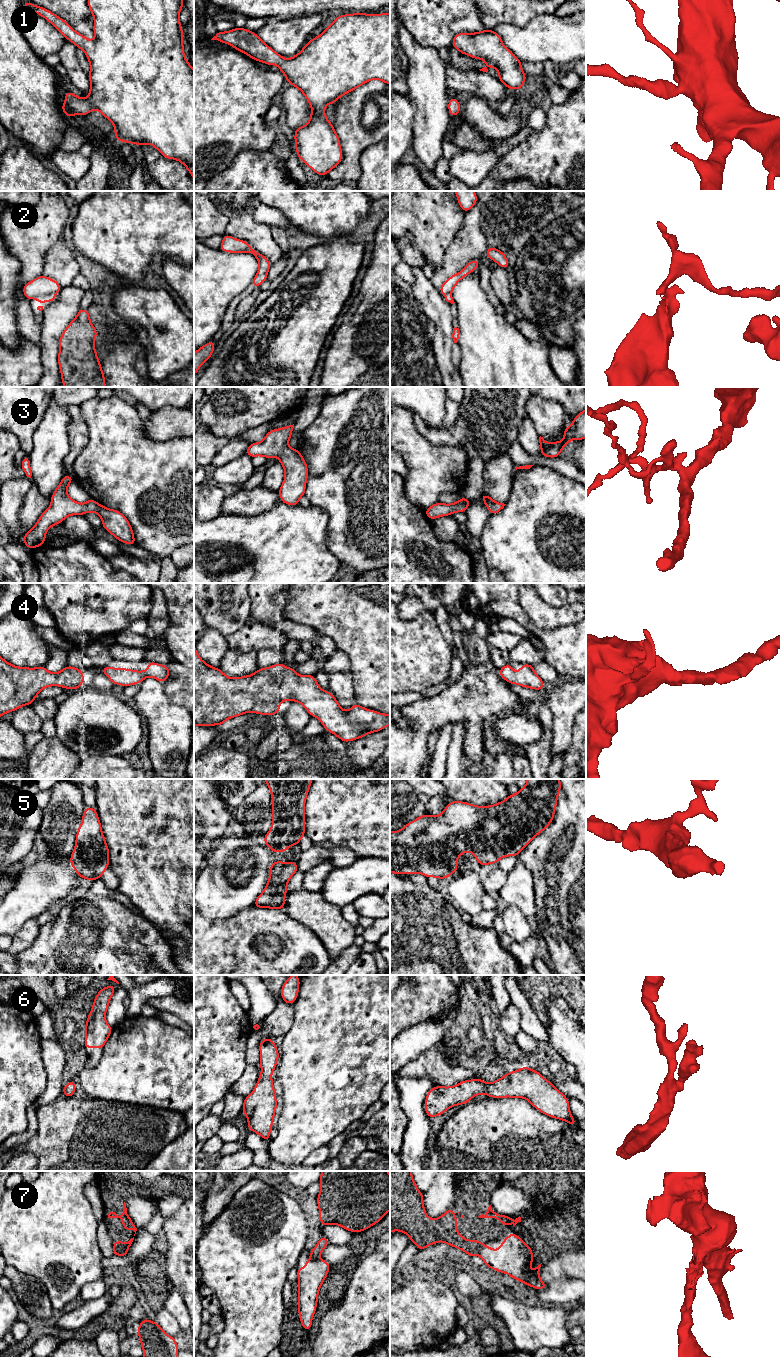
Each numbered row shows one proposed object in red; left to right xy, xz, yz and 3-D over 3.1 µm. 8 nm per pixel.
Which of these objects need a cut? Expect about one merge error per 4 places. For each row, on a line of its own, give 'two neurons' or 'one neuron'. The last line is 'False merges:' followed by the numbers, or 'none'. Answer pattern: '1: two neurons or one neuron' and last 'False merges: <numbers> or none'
1: one neuron
2: two neurons
3: one neuron
4: one neuron
5: one neuron
6: one neuron
7: one neuron
False merges: 2

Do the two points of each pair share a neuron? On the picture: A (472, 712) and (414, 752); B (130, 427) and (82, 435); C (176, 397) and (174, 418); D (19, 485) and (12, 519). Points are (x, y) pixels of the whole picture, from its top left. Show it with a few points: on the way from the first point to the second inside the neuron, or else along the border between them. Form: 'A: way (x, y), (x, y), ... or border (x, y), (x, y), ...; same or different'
A: way (455, 712), (442, 712), (419, 735); same
B: border (81, 412), (88, 429), (88, 442), (78, 455); different
C: border (183, 406), (164, 406), (152, 412); different
D: way (12, 493), (12, 511); same

